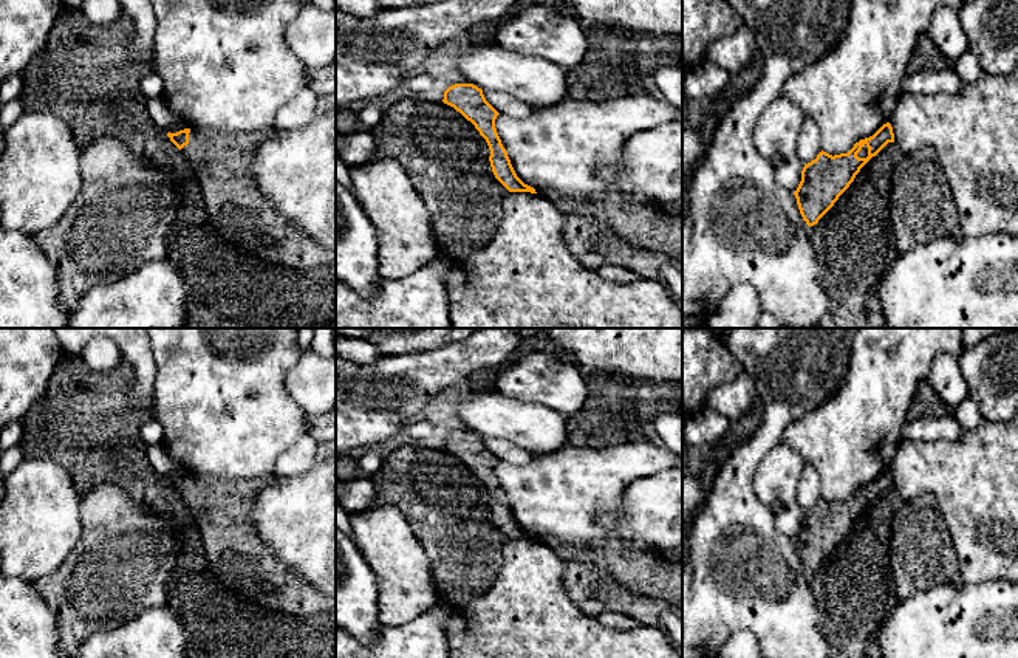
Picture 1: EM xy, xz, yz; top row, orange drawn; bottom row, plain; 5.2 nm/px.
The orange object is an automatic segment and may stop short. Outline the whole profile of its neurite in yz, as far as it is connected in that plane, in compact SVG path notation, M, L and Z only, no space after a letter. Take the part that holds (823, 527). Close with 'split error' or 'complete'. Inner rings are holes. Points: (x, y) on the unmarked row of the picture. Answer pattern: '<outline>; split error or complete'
M890 469L873 483L860 486L848 500L829 502L820 499L804 511L801 528L794 539L800 560L808 573L814 573L849 534L860 516L888 489L894 489Z; split error

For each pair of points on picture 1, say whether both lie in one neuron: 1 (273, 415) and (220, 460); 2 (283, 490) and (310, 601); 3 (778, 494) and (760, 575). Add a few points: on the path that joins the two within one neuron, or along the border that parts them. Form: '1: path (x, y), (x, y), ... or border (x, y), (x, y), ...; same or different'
1: path (260, 421), (232, 448); same
2: border (277, 558), (319, 592); different
3: border (754, 480), (754, 493), (774, 513); different

